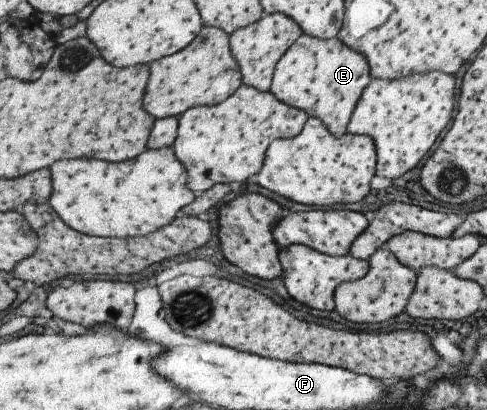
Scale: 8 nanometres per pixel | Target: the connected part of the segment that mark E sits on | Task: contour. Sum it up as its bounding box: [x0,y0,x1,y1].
[269,35,370,136]

